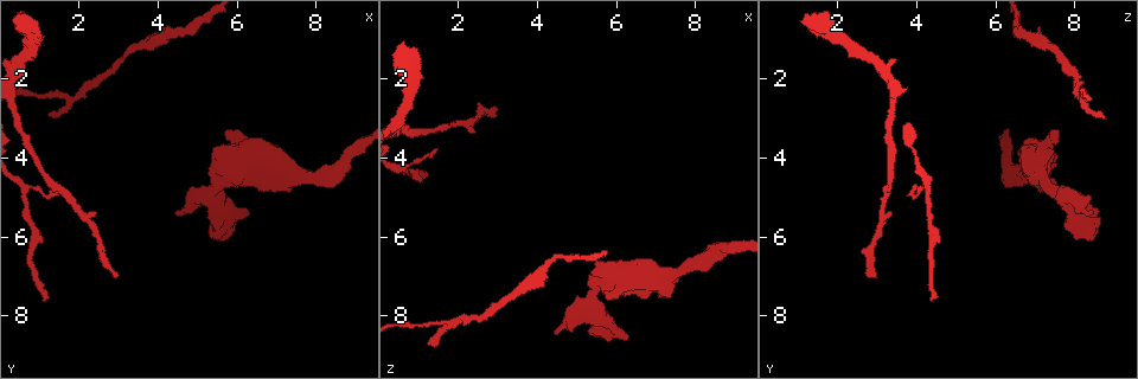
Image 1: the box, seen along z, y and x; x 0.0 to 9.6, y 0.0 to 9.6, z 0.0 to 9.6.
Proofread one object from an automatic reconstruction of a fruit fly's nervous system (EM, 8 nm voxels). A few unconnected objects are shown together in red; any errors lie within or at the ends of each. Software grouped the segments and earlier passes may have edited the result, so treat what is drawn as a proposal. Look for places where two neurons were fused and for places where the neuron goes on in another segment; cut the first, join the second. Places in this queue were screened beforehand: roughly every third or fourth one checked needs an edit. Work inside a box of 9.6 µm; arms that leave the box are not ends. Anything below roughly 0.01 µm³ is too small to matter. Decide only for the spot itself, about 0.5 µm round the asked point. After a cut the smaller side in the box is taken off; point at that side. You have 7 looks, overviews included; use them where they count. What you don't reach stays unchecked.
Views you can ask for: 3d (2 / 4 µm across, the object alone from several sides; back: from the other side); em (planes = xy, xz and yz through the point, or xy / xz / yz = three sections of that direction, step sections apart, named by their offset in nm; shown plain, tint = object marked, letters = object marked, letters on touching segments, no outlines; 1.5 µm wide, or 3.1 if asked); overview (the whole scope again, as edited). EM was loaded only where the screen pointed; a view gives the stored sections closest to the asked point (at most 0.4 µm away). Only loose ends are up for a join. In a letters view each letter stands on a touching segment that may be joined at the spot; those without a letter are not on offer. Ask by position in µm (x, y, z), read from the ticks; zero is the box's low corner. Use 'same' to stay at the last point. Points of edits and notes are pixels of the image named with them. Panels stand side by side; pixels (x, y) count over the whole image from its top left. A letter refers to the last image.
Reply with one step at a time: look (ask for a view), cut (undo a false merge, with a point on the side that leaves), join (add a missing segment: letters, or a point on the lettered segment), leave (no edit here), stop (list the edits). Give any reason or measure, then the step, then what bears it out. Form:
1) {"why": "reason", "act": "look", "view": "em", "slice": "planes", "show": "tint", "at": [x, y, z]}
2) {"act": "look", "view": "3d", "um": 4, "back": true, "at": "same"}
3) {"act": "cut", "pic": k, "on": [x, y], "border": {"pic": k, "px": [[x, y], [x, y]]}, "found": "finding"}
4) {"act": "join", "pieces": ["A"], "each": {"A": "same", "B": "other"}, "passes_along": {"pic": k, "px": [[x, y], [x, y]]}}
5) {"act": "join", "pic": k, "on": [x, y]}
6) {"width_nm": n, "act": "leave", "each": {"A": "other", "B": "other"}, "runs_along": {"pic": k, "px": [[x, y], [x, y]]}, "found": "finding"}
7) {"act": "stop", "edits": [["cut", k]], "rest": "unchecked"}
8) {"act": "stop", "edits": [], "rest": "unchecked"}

{"why": "an open end", "act": "look", "view": "3d", "um": 2, "back": true, "at": [4.45, 5.30, 8.45]}

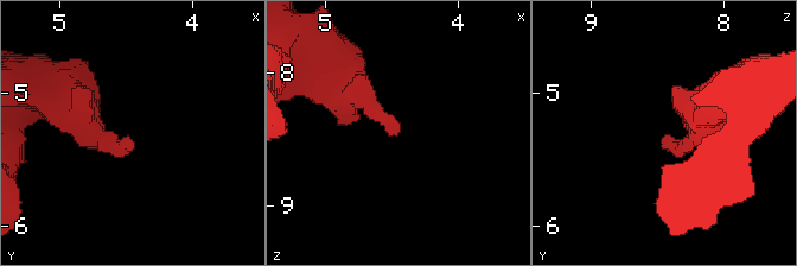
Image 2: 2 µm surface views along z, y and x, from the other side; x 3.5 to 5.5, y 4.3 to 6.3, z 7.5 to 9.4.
{"act": "look", "view": "em", "slice": "xy", "step": 4, "show": "letters", "at": [4.50, 5.36, 8.46]}

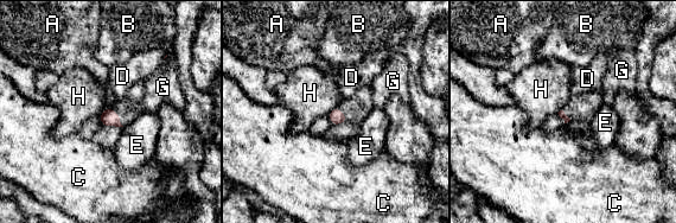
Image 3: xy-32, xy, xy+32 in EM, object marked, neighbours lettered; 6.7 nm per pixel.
{"act": "leave", "each": {"A": "other", "B": "other", "C": "other", "D": "other", "E": "other", "G": "other", "H": "other"}, "border": {"pic": 3, "px": [[336, 106], [327, 115]]}, "found": "no lettered segment goes on from it"}

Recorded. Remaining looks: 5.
{"why": "thick turns thin", "act": "look", "view": "em", "slice": "xz", "step": 4, "show": "letters", "at": [4.15, 0.90, 6.70]}

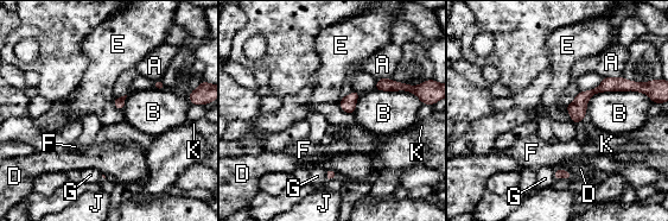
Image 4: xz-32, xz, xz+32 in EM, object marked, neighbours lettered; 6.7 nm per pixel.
{"why": "another direction", "act": "look", "view": "em", "slice": "planes", "show": "letters", "at": "same"}

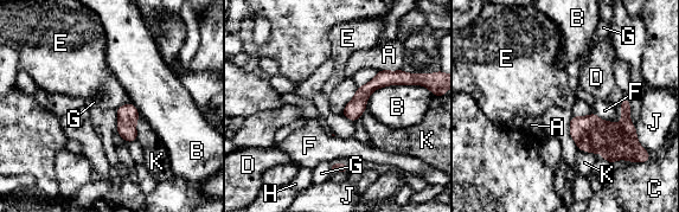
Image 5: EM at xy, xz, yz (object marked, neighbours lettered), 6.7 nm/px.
{"act": "leave", "each": {"A": "other", "B": "other", "C": "other", "D": "other", "E": "other", "F": "other", "G": "other", "H": "other", "J": "other", "K": "other"}, "runs_along": {"pic": 5, "px": [[397, 74], [375, 83], [346, 113]]}, "found": "one neuron here"}

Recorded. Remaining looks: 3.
{"why": "an open end", "act": "look", "view": "3d", "um": 4, "at": [1.20, 2.95, 8.75]}

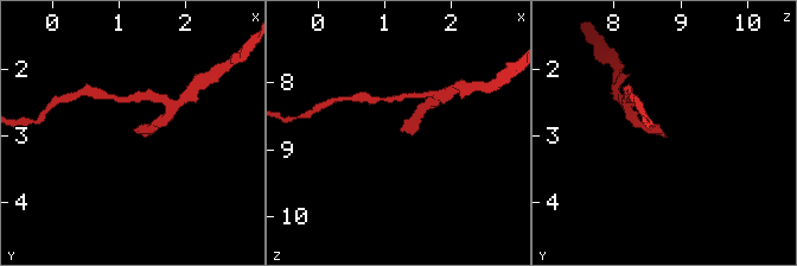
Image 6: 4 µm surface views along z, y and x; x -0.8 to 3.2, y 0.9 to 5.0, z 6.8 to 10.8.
{"act": "look", "view": "em", "slice": "planes", "show": "plain", "at": [1.20, 2.90, 8.70]}

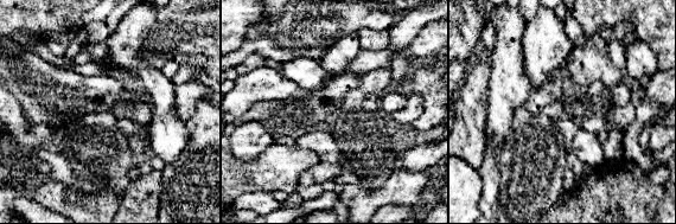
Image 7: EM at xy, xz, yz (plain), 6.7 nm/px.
{"act": "look", "view": "em", "slice": "planes", "show": "letters", "at": "same"}

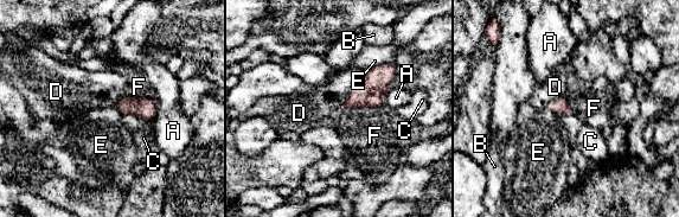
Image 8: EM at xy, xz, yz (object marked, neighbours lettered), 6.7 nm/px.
{"width_nm": 110, "longest_contact_nm": ["D", 300], "act": "join", "pieces": ["F"], "each": {"A": "other", "B": "other", "C": "other", "D": "other", "E": "other", "F": "same"}, "found": "the neuron continues"}

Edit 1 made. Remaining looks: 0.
{"act": "stop", "edits": [["join", 8]], "rest": "unchecked"}

